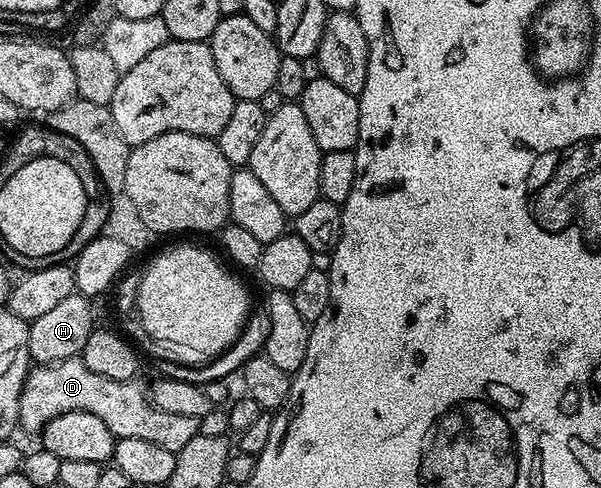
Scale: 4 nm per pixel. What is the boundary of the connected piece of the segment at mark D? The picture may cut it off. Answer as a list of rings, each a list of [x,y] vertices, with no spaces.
[[[82,359],[40,363],[32,368],[27,370],[24,377],[18,420],[19,428],[24,428],[28,433],[39,434],[48,426],[50,419],[63,413],[86,411],[90,415],[98,415],[98,419],[102,419],[102,423],[110,427],[113,437],[117,439],[147,439],[148,442],[158,443],[158,447],[166,447],[166,451],[176,454],[200,431],[197,418],[172,415],[157,409],[145,387],[143,389],[139,385],[139,380],[108,379],[106,375],[100,375],[86,367]]]

